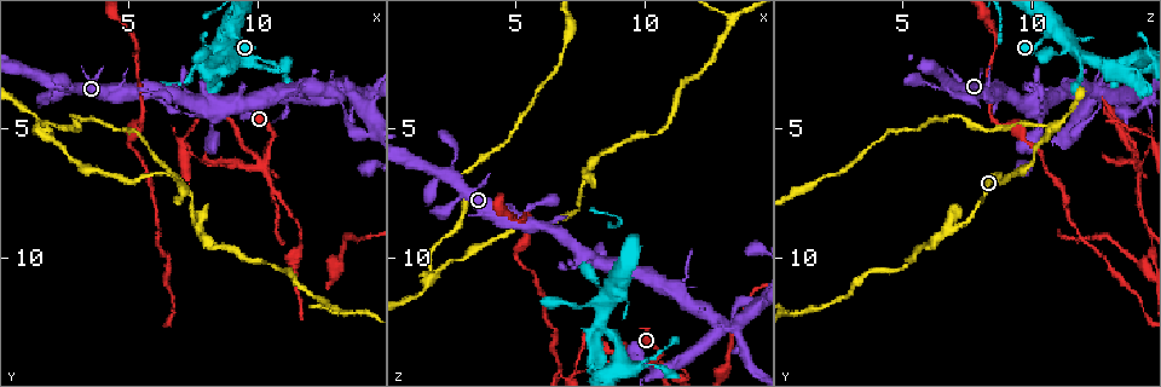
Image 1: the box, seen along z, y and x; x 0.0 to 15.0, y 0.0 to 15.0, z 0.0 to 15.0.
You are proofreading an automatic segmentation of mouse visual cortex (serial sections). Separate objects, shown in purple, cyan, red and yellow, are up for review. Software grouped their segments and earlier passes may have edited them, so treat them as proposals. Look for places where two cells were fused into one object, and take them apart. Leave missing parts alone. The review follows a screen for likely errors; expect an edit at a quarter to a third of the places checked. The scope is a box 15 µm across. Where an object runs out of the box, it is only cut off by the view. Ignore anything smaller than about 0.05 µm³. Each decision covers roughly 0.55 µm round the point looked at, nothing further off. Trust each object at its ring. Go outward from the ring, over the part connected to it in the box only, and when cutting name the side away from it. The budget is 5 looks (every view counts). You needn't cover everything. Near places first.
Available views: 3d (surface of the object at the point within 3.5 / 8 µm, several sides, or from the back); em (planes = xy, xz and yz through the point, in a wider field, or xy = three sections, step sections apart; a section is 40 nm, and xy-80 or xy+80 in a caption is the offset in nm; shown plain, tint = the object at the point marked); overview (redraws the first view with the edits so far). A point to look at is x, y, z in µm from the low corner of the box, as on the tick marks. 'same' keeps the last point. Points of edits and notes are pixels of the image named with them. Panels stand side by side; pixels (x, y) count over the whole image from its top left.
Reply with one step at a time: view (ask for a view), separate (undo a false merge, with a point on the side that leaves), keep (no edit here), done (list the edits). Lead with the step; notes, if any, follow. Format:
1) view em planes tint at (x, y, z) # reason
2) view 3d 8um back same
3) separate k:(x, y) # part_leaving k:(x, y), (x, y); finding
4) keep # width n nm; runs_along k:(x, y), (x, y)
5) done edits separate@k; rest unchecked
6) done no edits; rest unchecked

view 3d 8um at (1.7, 4.9, 10.7) # sharp bend

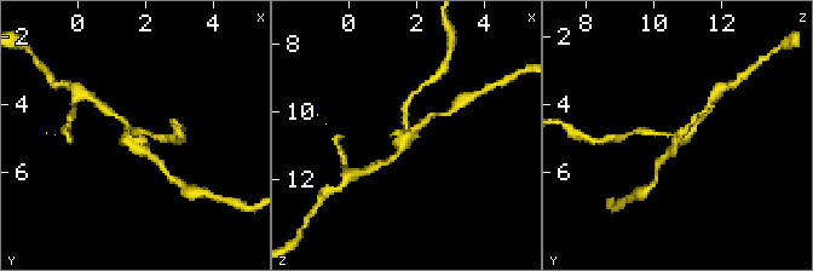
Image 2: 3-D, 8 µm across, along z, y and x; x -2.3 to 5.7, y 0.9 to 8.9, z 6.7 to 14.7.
view 3d 3.5um at (1.7, 4.9, 10.8) # zoom in

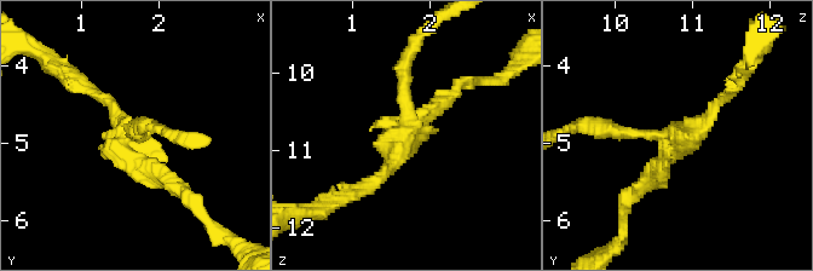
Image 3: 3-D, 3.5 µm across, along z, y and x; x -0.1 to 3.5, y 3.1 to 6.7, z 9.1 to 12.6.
separate 3:(407, 82) # part_leaving 3:(407, 125), (403, 62), (425, 32); two cells meet here

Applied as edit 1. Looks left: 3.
view overview

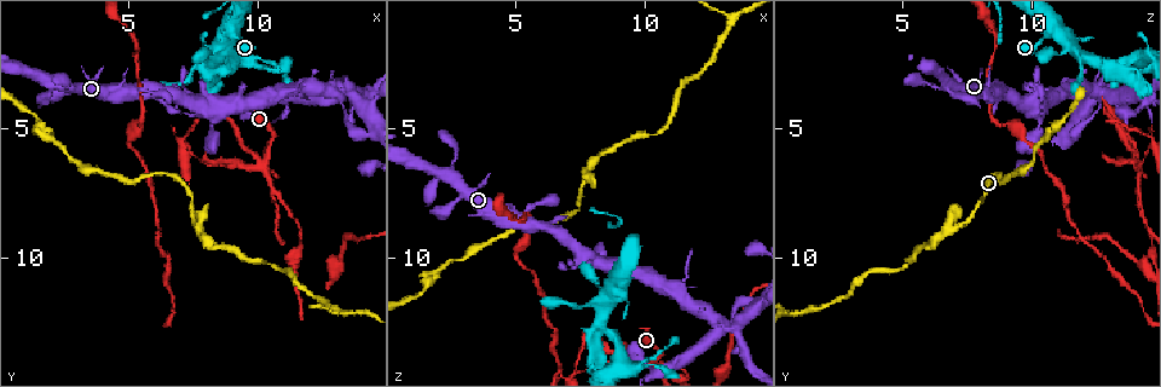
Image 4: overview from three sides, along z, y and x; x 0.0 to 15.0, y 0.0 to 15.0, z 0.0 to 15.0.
view 3d 3.5um at (10.2, 6.4, 14.1) # arms part here

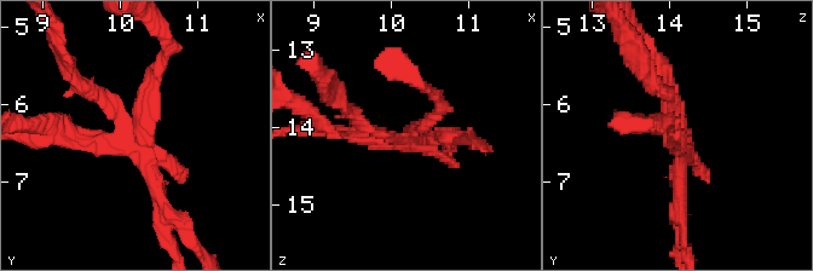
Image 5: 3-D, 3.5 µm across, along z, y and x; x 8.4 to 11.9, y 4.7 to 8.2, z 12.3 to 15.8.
view em xy step 3 tint at (10.25, 6.50, 14.10)

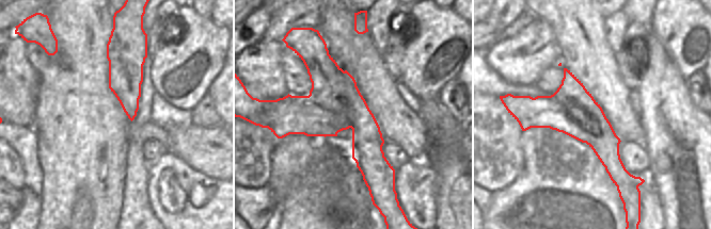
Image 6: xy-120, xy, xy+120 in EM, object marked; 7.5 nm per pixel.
separate 5:(91, 134) # width 420 nm; part_leaving 5:(131, 139), (79, 143), (35, 136); two cells meet here

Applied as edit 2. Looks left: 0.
done edits separate@3, separate@5; rest unchecked

